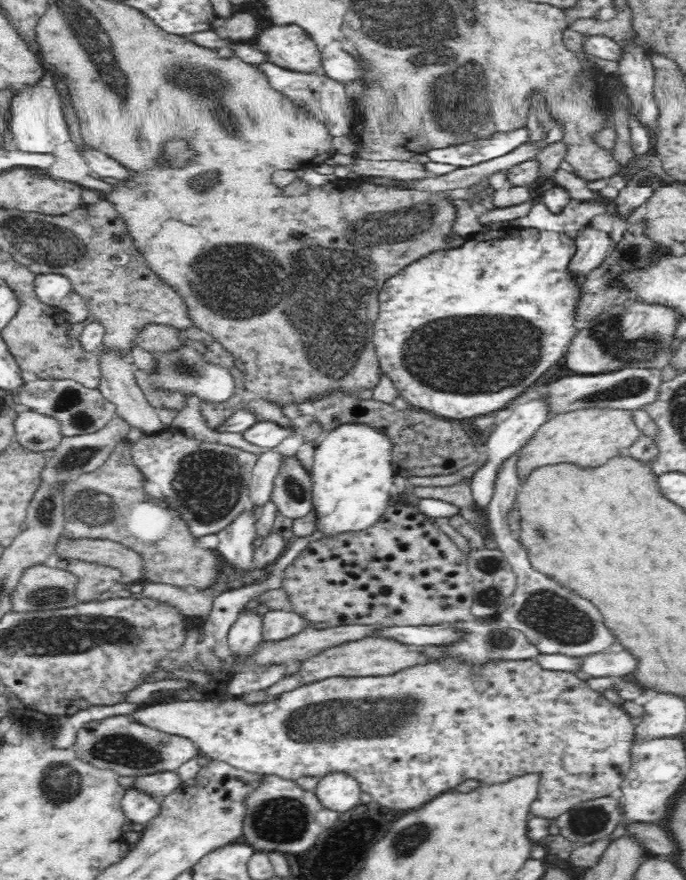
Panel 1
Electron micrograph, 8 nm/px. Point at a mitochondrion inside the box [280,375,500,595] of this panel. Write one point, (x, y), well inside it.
(294, 488)

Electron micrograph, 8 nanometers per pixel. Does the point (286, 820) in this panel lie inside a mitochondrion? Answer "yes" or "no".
yes

